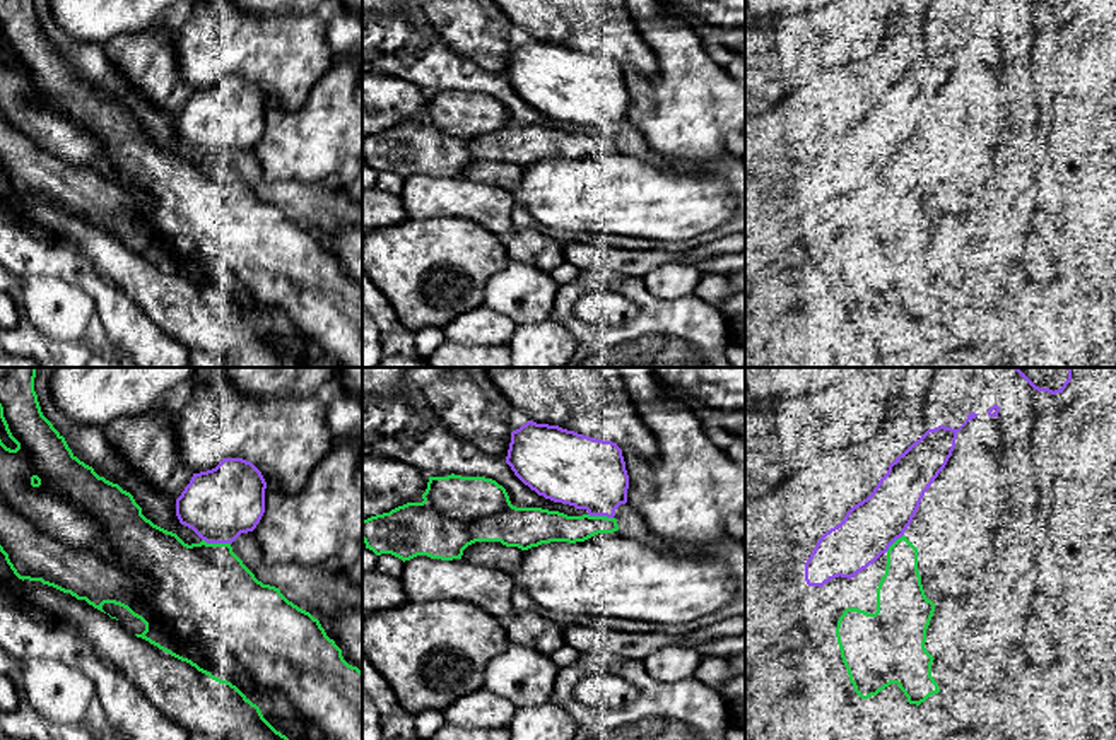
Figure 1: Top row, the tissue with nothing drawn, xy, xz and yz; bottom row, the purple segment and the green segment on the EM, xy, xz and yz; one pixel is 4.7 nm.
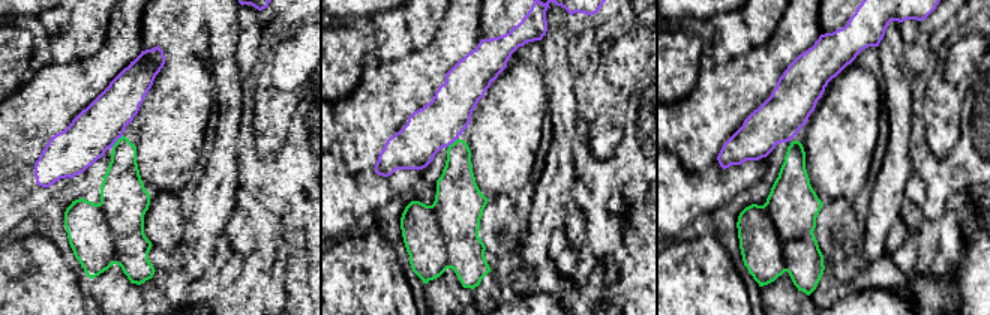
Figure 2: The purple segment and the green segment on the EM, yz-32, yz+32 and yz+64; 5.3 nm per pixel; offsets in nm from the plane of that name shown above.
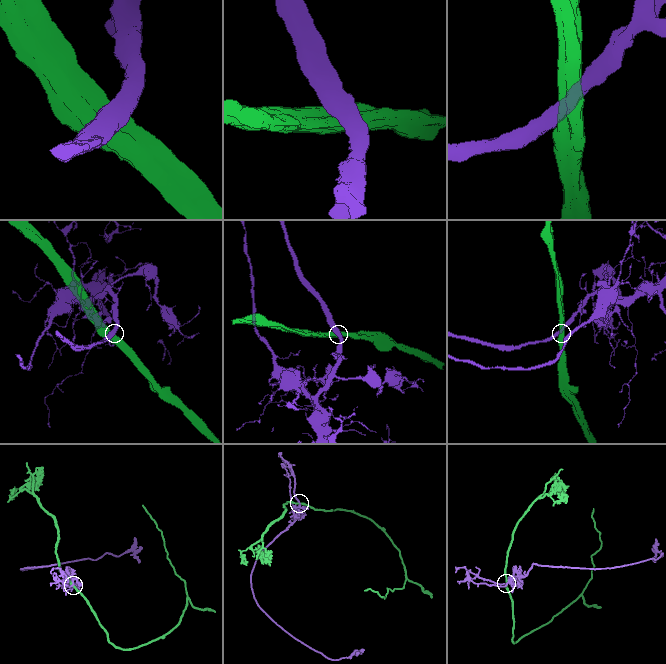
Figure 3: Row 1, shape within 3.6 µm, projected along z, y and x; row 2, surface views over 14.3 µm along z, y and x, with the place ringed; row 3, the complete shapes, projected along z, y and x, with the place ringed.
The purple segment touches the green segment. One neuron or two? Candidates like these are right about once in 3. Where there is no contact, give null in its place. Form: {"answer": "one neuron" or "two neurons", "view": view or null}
{"answer": "two neurons", "view": "xy"}

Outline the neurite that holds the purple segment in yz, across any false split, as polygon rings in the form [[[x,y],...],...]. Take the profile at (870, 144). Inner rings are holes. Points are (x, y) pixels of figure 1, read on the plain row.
[[[971,29],[959,46],[928,46],[899,72],[873,109],[819,156],[805,179],[807,202],[822,205],[839,193],[851,197],[885,171],[904,152],[925,109],[945,85],[957,50],[976,34]]]

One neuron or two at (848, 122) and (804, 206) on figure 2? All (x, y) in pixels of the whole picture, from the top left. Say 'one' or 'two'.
two

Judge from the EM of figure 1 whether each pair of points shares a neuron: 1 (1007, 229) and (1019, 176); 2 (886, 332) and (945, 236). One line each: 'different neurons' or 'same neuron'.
1: same neuron
2: same neuron

